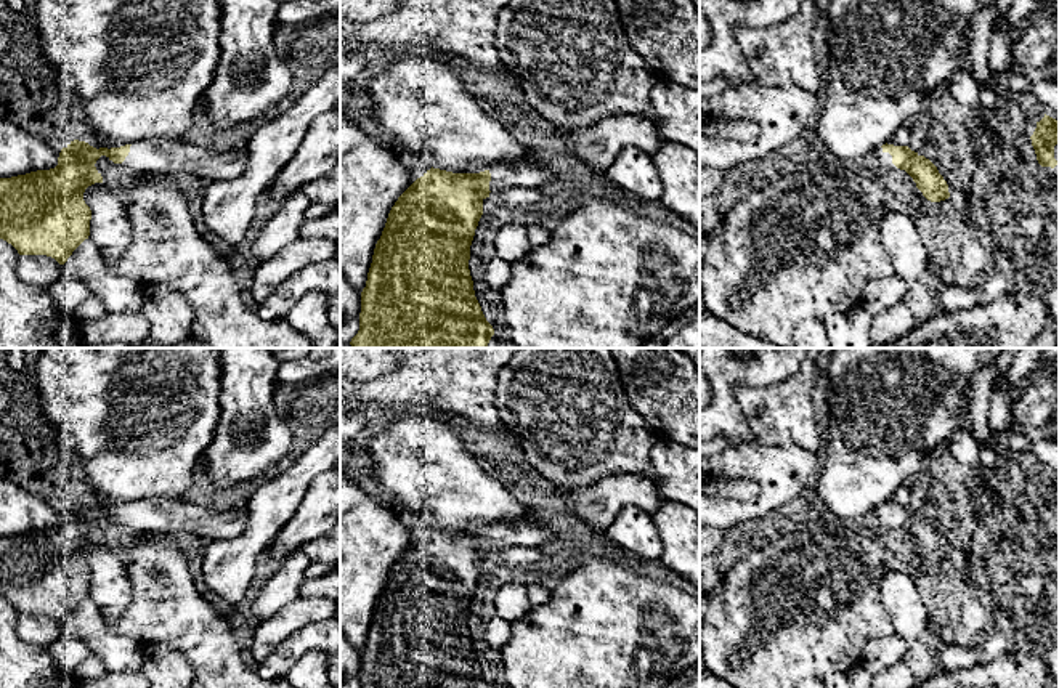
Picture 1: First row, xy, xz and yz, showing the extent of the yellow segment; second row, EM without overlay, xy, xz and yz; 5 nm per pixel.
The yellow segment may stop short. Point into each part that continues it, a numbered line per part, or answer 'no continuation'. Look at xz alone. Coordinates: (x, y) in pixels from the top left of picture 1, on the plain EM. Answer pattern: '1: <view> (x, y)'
1: xz (522, 533)

